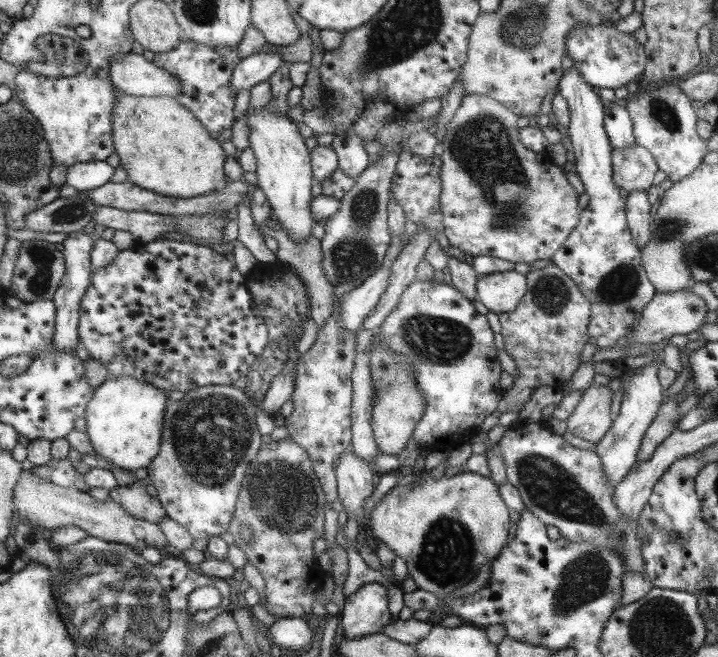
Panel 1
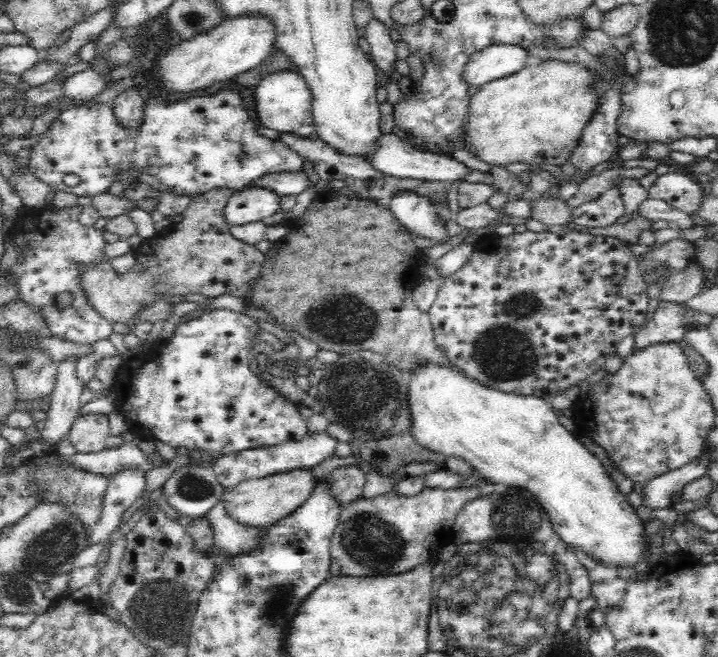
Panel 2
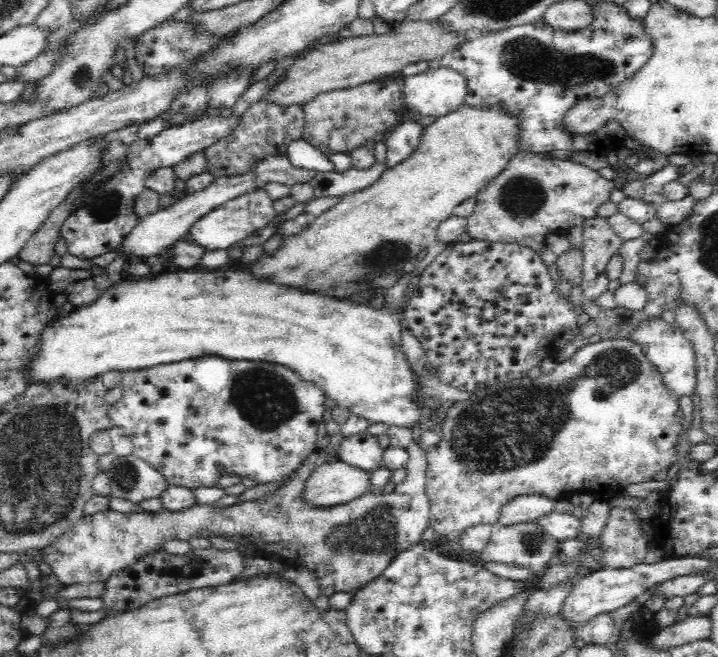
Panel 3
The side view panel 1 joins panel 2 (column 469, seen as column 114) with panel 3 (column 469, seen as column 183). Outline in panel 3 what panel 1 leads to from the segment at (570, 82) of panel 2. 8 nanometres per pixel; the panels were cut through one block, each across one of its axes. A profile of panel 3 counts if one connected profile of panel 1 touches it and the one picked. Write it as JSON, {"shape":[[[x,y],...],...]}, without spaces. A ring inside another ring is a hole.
{"shape":[[[461,105],[455,112],[438,117],[432,126],[423,128],[418,148],[397,166],[380,173],[365,189],[342,196],[334,206],[312,218],[300,232],[285,236],[275,251],[264,251],[242,268],[280,285],[310,288],[310,292],[322,292],[322,296],[348,300],[363,289],[366,281],[408,269],[409,262],[416,261],[422,248],[435,244],[438,225],[452,215],[461,202],[475,197],[489,180],[504,170],[510,158],[518,154],[518,142],[520,121],[515,114]]]}

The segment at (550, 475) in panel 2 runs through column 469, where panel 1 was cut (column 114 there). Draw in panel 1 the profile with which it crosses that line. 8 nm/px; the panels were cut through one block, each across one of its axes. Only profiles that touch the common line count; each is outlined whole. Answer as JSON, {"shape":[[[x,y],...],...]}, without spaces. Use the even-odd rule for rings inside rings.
{"shape":[[[107,378],[93,392],[83,412],[85,433],[93,451],[105,461],[128,471],[147,468],[159,454],[167,393],[153,385],[130,378]]]}

